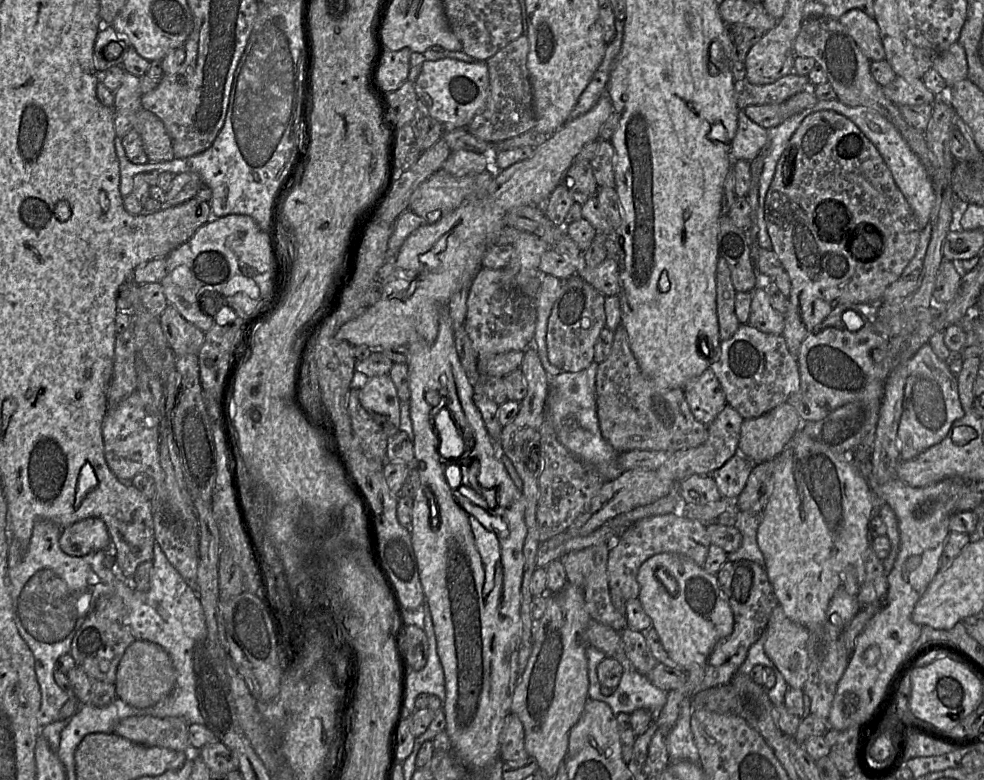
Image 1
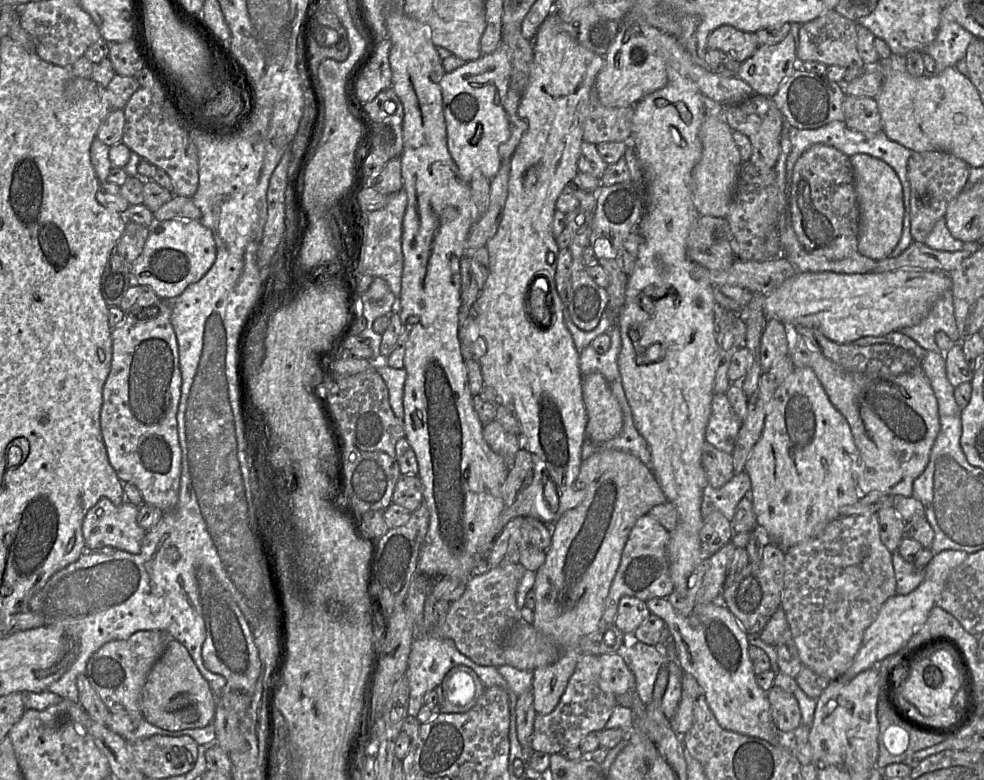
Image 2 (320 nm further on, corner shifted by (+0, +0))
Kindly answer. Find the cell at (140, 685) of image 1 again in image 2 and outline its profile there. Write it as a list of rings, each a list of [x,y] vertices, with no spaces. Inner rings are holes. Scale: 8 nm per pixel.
[[[171,641],[150,670],[141,697],[141,714],[149,723],[166,730],[203,728],[215,718],[216,697],[198,670],[187,648]]]

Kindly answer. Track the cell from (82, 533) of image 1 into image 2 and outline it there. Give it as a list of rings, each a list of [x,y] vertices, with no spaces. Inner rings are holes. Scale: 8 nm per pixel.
[[[101,498],[96,505],[89,509],[82,523],[86,552],[94,552],[109,546],[130,554],[139,554],[147,532],[137,523],[138,512],[139,506],[127,500],[121,505],[114,505],[108,498]]]

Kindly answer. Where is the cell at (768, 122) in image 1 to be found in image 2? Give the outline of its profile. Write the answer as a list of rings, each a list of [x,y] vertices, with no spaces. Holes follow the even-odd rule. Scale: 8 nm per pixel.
[[[845,95],[843,99],[844,122],[850,129],[875,133],[882,130],[877,102],[870,97]]]

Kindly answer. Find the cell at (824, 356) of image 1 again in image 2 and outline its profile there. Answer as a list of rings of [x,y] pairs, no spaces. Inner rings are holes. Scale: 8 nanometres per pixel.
[[[801,336],[791,338],[790,356],[795,368],[809,367],[815,372],[829,400],[847,420],[859,453],[857,486],[860,493],[881,492],[890,496],[912,496],[913,482],[925,470],[932,446],[940,431],[938,403],[922,367],[909,373],[869,379],[866,376],[846,371],[820,351],[813,349]]]

